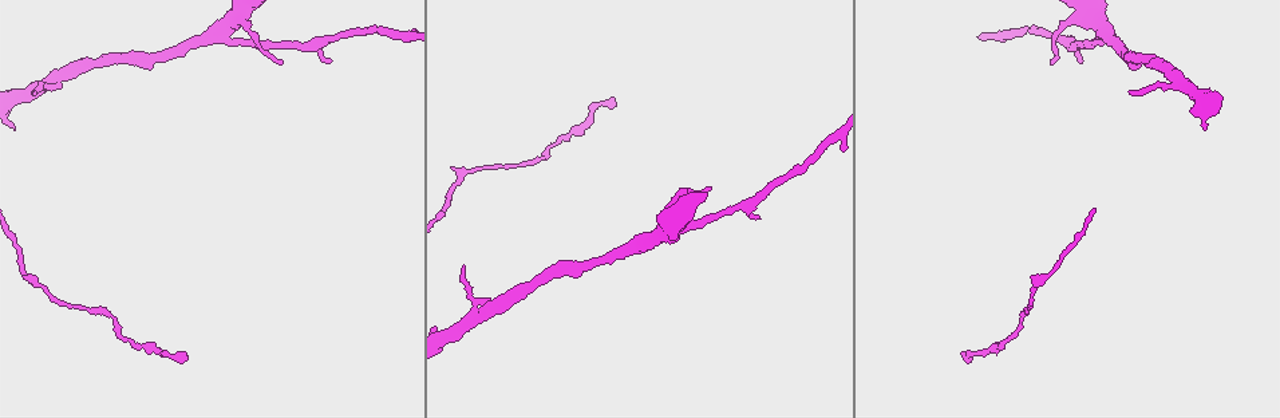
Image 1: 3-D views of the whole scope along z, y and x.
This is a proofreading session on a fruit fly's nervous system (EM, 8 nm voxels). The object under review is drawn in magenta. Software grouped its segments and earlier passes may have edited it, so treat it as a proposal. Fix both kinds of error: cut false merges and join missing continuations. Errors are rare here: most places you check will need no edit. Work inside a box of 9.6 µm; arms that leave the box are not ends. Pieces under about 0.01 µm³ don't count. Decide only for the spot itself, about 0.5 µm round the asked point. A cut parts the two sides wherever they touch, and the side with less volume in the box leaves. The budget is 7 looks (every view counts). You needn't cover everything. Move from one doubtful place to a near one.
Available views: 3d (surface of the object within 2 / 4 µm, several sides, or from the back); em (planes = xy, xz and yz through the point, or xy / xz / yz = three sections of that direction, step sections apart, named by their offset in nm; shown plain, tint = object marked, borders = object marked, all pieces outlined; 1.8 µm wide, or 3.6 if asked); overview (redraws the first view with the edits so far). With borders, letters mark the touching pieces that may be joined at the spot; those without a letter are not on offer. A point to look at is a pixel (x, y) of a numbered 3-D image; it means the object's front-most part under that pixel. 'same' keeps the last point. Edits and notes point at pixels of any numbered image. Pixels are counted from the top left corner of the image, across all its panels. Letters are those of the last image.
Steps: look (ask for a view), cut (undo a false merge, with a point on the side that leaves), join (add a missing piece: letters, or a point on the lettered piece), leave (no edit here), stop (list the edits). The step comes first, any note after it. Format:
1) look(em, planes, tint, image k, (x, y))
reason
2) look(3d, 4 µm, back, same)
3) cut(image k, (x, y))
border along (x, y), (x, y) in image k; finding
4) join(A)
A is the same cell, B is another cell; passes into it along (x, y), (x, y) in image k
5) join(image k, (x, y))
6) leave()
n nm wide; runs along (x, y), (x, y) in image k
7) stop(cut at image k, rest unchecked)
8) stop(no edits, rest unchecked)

look(3d, 2 µm, image 1, (654, 240))
thin arm on a thick one

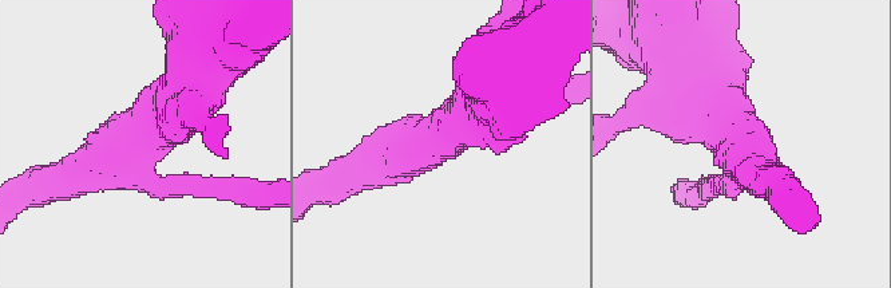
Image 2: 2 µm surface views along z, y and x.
look(em, planes, tint, image 2, (441, 132))
now the EM

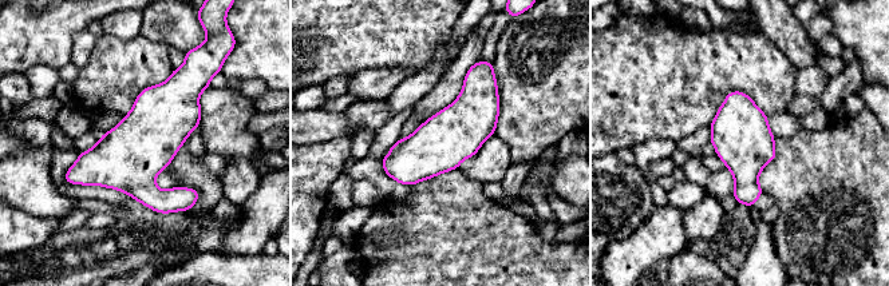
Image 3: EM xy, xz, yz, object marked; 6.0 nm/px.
look(em, planes, borders, same)
see the neighbours

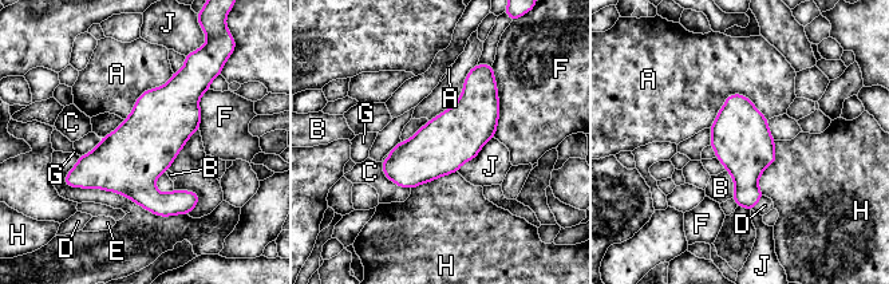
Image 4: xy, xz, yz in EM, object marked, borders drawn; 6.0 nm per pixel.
leave()
A, B, C, D, E, F, G, H and J are other cells; continuous, no second neuron

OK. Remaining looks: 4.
look(3d, 4 µm, image 1, (49, 84))
calibre changes

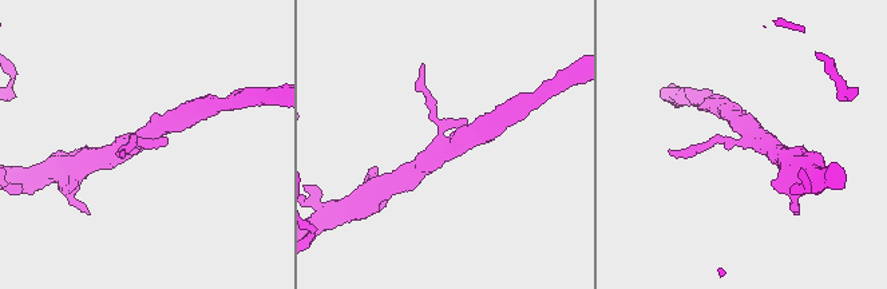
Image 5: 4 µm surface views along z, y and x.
look(em, planes, borders, image 5, (753, 132))

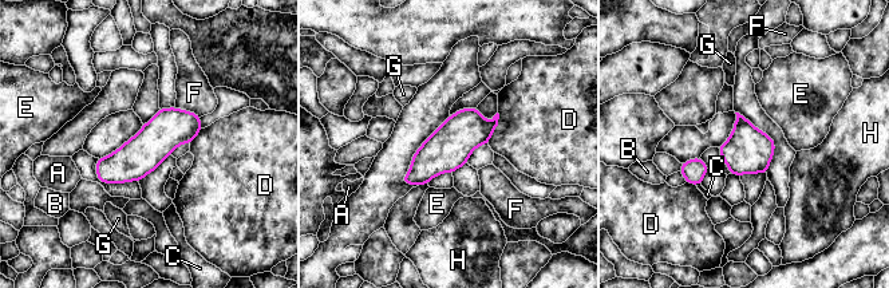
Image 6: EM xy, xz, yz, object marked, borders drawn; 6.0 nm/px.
leave()
240 nm wide; A, B, C, D, E, F, G and H are other cells; border along (498, 113), (498, 125), (488, 144) in image 6; one neuron here

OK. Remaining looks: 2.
look(3d, 4 µm, image 1, (331, 61))
thin end

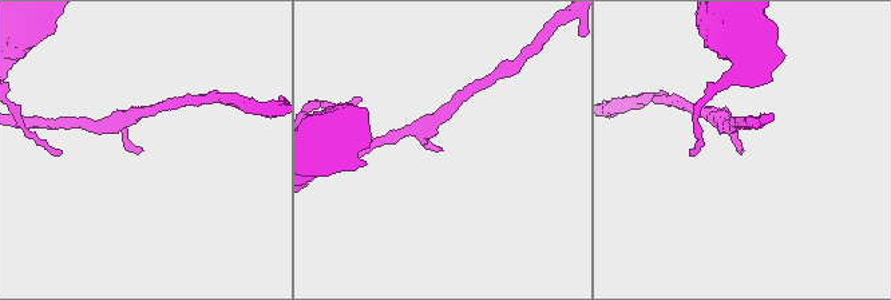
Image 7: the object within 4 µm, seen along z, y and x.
look(em, 3.6 µm, planes, borders, image 7, (441, 149))
shape alone is not enough

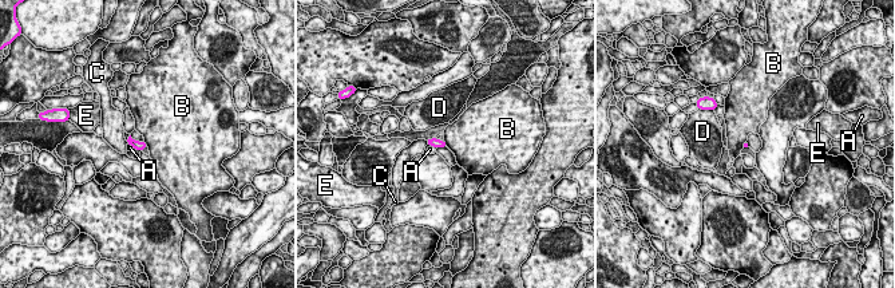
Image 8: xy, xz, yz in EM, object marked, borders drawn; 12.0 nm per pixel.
leave()
A, B, C, D and E are other cells; border along (443, 141), (447, 146) in image 8; none of them fits

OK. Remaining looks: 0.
stop(no edits, rest unchecked)

